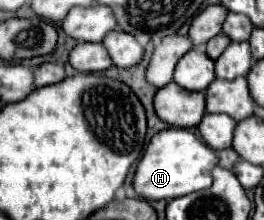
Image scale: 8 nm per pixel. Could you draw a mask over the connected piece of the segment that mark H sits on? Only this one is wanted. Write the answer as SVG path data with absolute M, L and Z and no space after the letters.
M166 128L150 140L142 160L138 162L134 190L148 201L170 201L208 188L212 184L212 170L216 166L218 156L208 144L204 144L202 138L186 128Z

